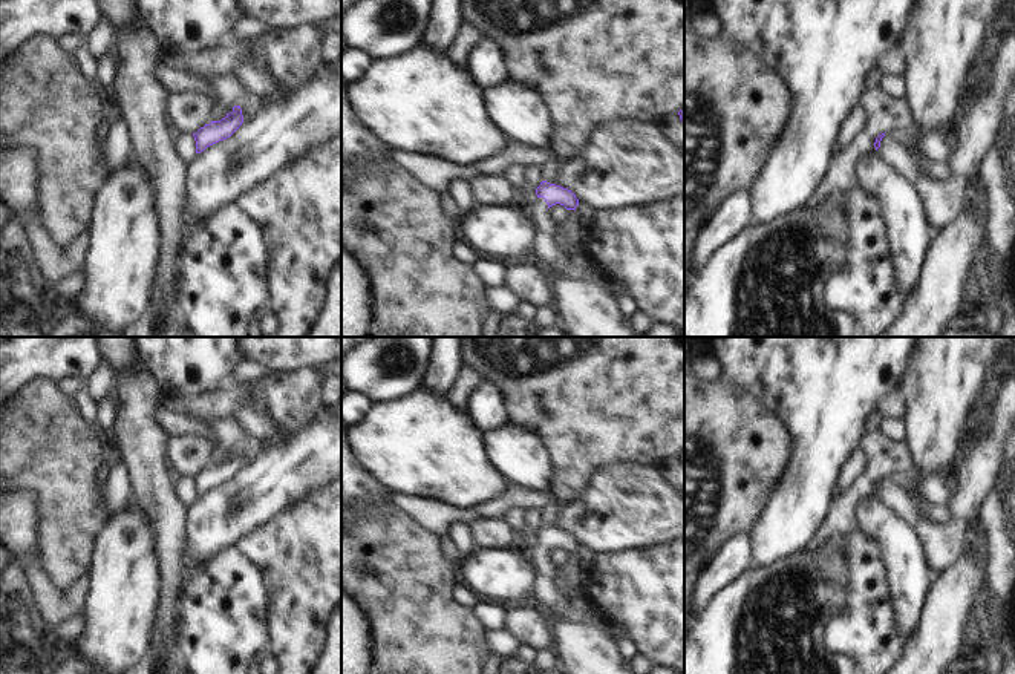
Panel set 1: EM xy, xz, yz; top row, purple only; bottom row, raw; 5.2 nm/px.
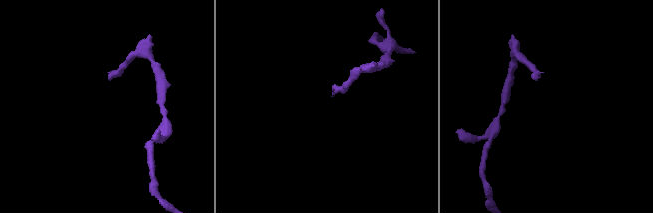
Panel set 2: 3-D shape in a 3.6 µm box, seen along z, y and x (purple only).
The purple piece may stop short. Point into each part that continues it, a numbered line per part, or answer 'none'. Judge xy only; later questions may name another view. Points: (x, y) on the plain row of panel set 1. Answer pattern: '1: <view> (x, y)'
none

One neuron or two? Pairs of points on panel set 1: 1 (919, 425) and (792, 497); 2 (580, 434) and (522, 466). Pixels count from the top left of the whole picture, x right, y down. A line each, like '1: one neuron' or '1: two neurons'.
1: two neurons
2: two neurons

